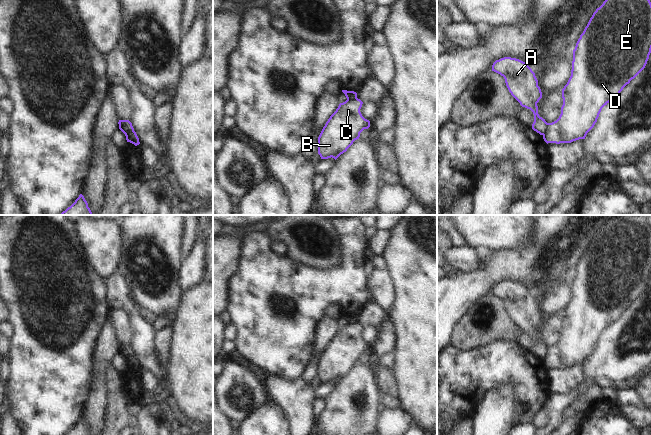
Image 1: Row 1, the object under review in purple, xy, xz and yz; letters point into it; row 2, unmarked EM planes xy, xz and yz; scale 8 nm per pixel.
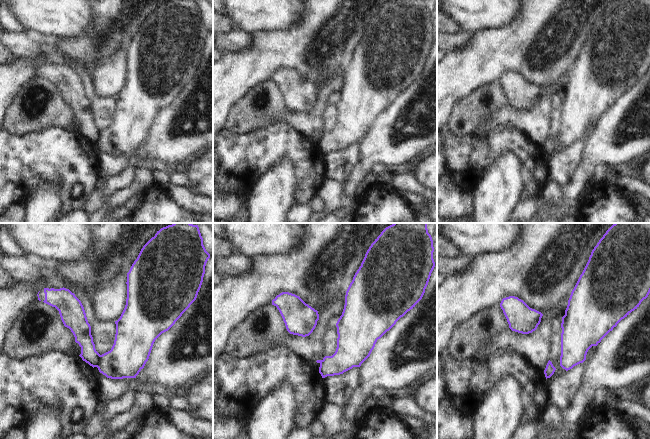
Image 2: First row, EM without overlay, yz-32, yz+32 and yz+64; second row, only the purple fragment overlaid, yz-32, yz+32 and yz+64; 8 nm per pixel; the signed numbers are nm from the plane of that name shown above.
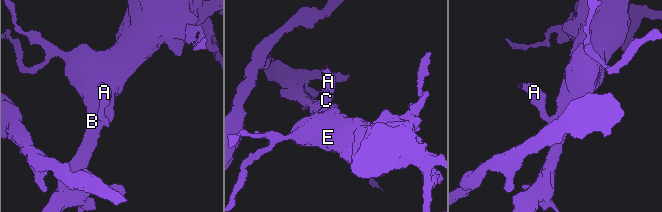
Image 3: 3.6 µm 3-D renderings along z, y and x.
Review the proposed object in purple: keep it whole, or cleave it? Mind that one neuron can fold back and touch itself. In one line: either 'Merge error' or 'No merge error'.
Merge error.

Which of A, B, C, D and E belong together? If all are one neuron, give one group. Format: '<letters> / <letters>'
A / B C D E

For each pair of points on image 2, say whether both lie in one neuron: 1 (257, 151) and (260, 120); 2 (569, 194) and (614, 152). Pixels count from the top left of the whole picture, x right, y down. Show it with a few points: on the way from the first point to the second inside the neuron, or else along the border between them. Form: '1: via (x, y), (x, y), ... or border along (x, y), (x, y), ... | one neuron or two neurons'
1: border along (281, 122), (269, 124), (247, 134), (236, 134) | two neurons
2: via (578, 181), (585, 169), (601, 153) | one neuron

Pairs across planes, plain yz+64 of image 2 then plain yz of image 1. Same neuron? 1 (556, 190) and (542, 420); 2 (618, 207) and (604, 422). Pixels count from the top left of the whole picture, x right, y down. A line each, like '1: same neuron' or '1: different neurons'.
1: different neurons
2: same neuron

